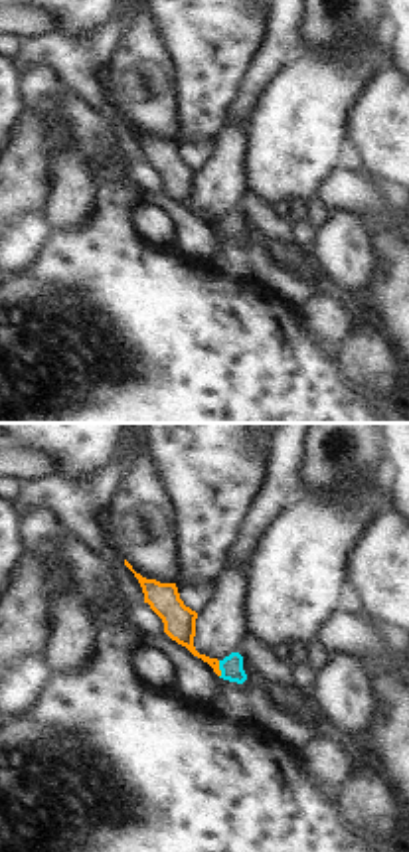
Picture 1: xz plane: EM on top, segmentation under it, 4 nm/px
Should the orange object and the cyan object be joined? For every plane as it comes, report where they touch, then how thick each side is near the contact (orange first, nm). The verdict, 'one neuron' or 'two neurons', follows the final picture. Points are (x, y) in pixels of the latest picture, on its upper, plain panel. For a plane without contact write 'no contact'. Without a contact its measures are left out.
meets orange at (218, 226); 130 nm thick on the orange side, 100 nm on the other

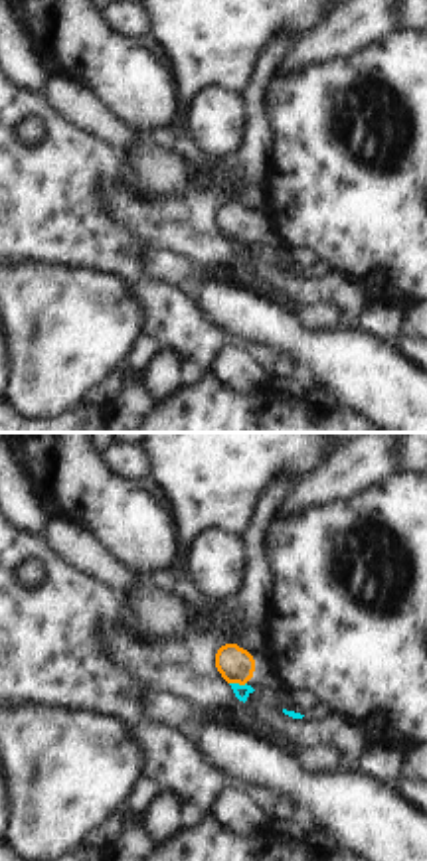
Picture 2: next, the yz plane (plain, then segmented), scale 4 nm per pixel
meets orange at (238, 239); 140 nm thick on the orange side, 60 nm on the other

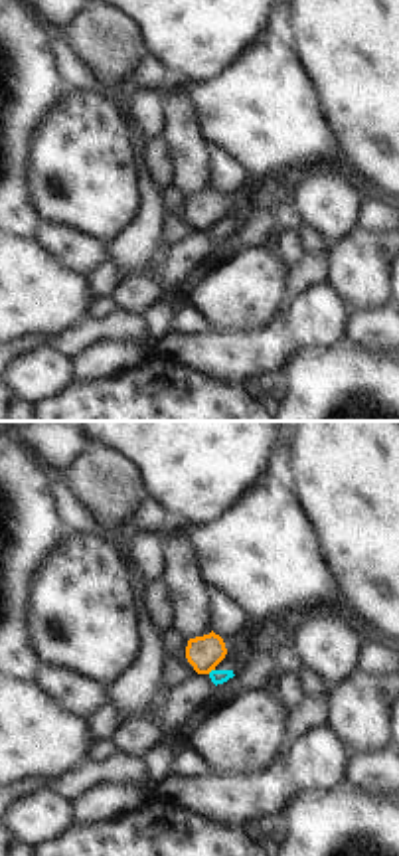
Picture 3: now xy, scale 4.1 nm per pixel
meets orange at (210, 228); 140 nm thick on the orange side, 60 nm on the other

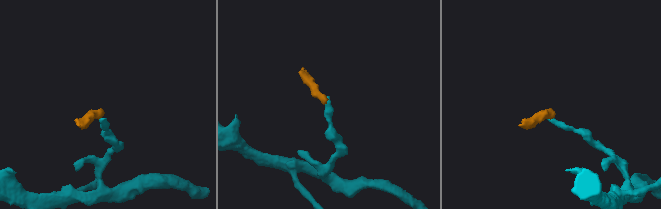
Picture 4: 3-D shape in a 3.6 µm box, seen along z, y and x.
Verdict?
two neurons

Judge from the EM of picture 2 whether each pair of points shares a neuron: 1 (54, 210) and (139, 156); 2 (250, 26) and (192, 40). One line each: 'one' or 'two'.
1: two
2: one

